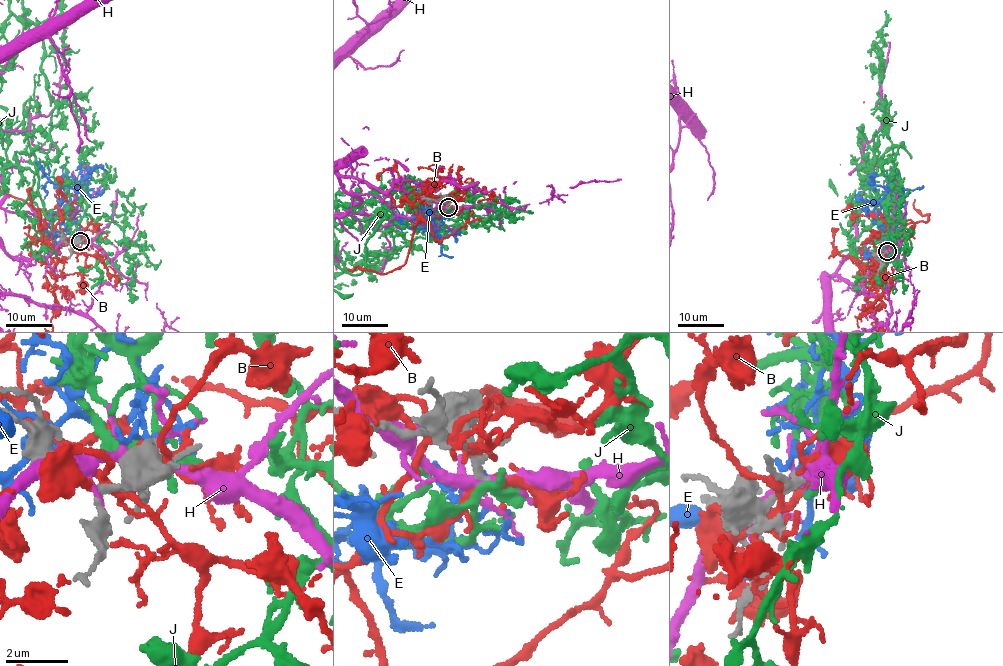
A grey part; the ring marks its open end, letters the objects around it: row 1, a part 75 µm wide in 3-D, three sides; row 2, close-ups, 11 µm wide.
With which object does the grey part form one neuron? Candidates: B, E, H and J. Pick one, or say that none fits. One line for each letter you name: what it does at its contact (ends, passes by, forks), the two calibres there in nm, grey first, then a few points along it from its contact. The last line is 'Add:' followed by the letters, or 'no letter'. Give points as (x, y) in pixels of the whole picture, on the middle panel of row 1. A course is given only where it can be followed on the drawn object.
J: it forks | 200/220 nm
Add: J

